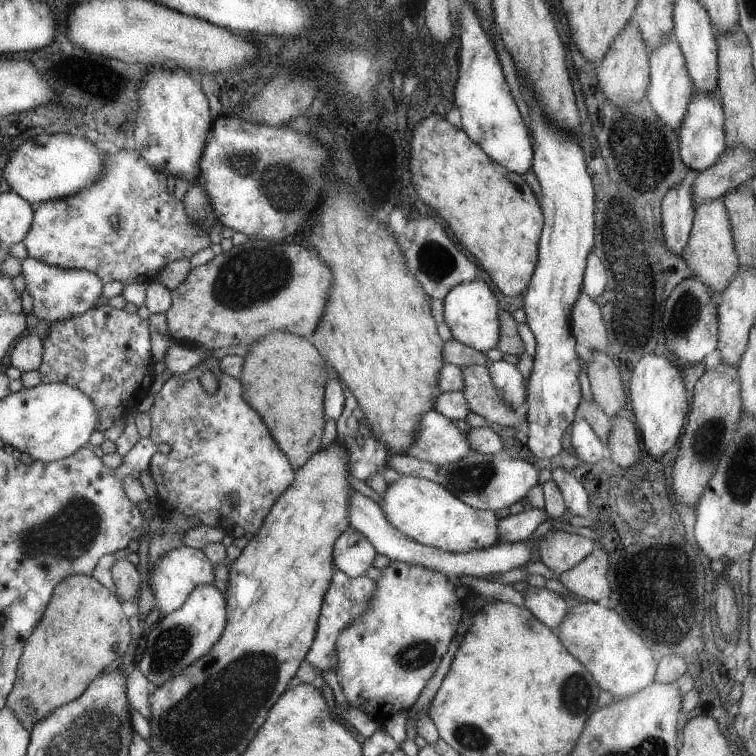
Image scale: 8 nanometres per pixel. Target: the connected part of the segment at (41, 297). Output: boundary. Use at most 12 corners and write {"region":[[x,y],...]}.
{"region":[[19,260],[32,313],[47,324],[95,306],[94,272]]}

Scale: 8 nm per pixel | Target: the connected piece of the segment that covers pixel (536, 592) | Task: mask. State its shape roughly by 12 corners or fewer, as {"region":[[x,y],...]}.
{"region":[[528,587],[524,607],[555,630],[568,609],[562,595]]}

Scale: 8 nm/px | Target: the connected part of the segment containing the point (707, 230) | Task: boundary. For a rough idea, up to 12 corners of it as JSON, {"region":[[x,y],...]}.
{"region":[[723,197],[694,207],[683,260],[713,293],[738,272]]}

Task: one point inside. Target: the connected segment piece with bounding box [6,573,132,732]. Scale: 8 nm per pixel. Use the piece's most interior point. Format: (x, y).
(83, 629)

